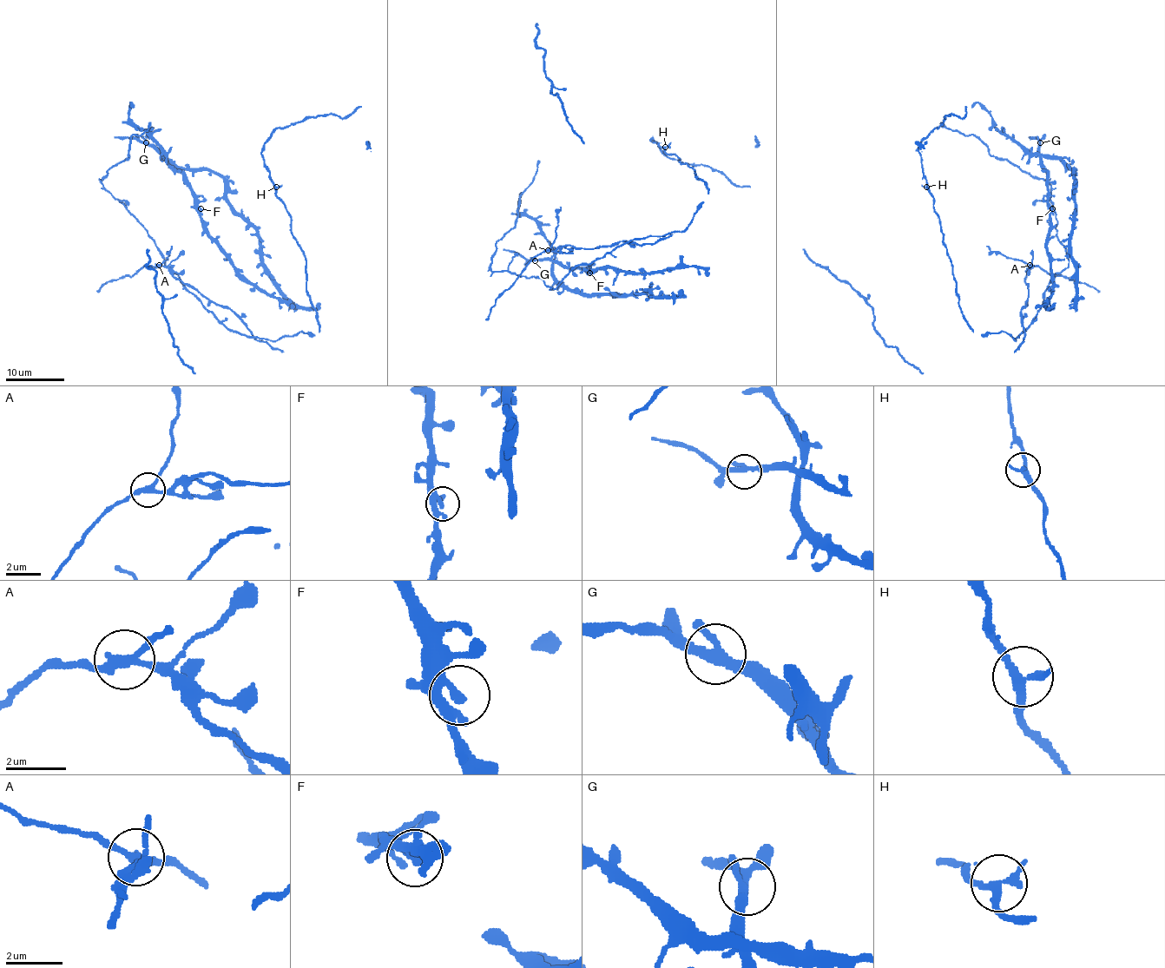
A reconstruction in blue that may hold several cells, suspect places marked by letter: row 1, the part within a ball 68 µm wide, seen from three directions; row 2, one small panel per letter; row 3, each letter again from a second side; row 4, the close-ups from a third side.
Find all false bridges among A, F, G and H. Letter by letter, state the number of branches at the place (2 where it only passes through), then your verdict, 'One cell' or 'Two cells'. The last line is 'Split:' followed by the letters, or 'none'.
A: Branches: 3. Two cells
F: Branches: 3. One cell
G: Branches: 3. One cell
H: Branches: 3. One cell
Split: A

